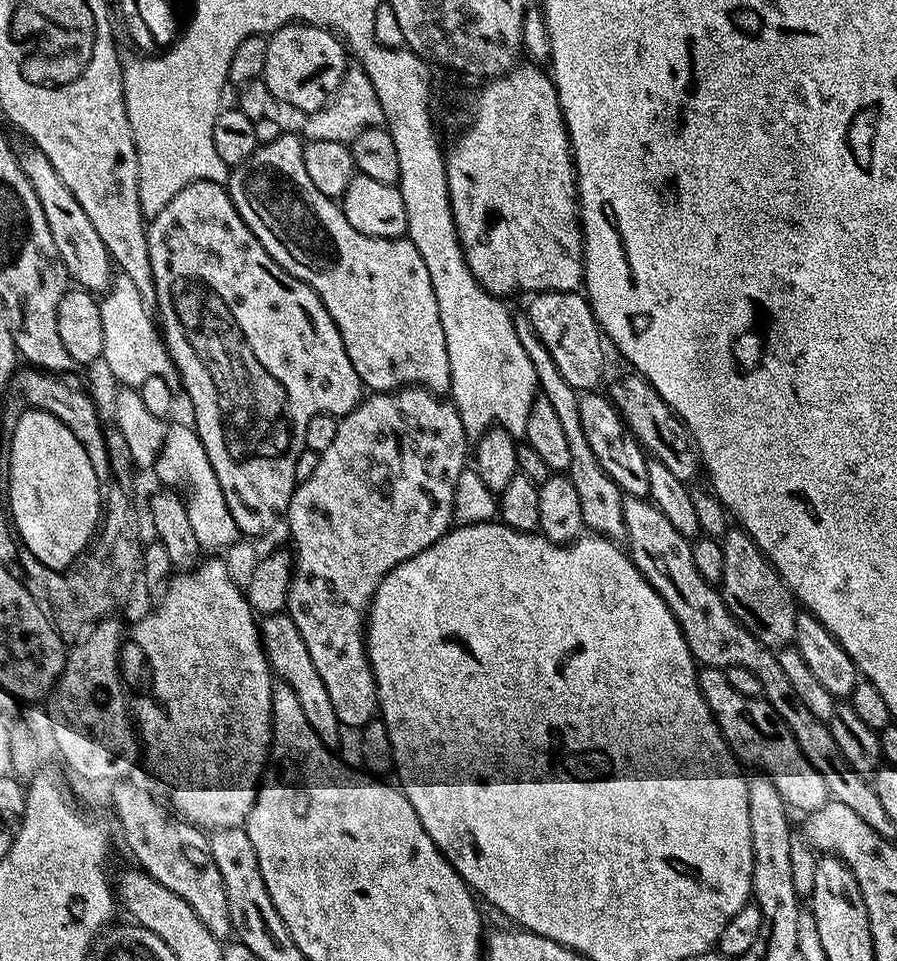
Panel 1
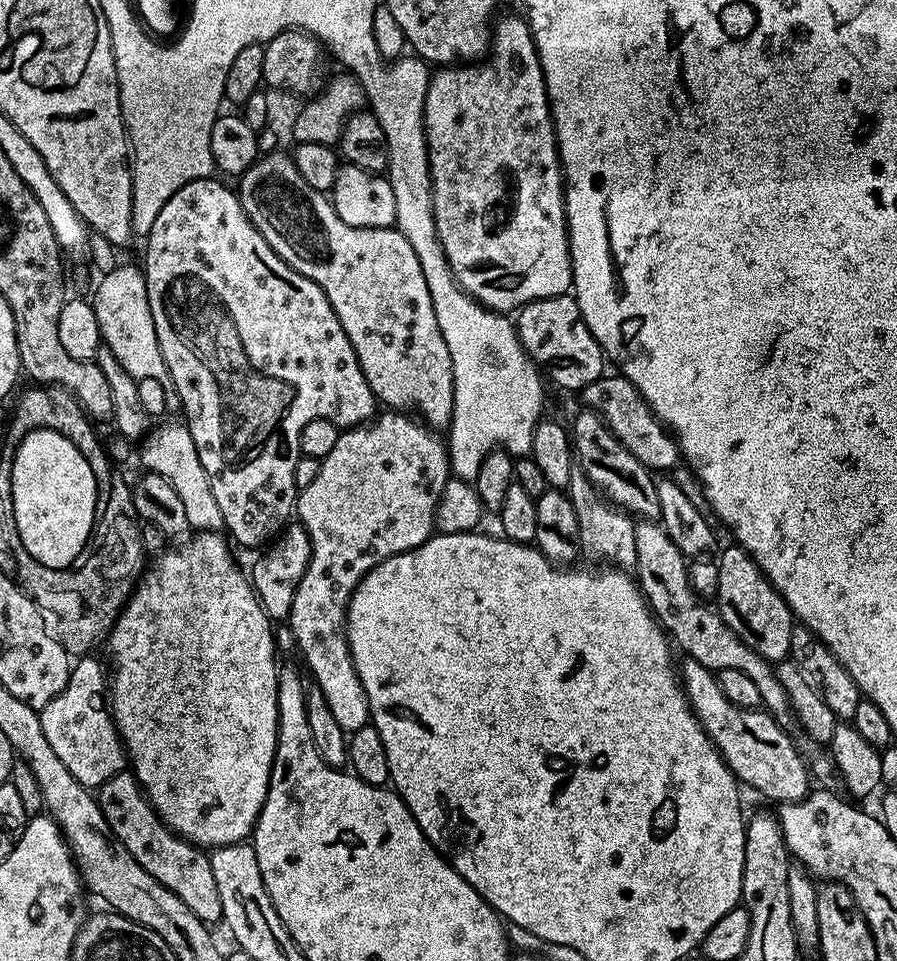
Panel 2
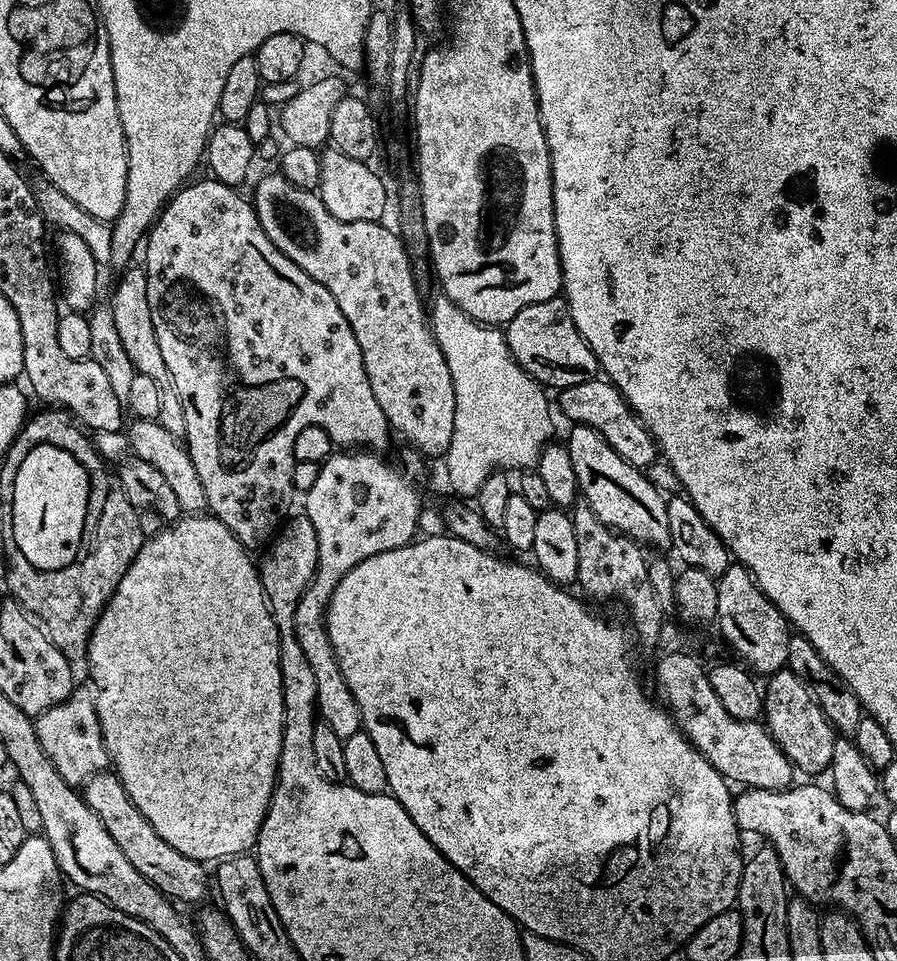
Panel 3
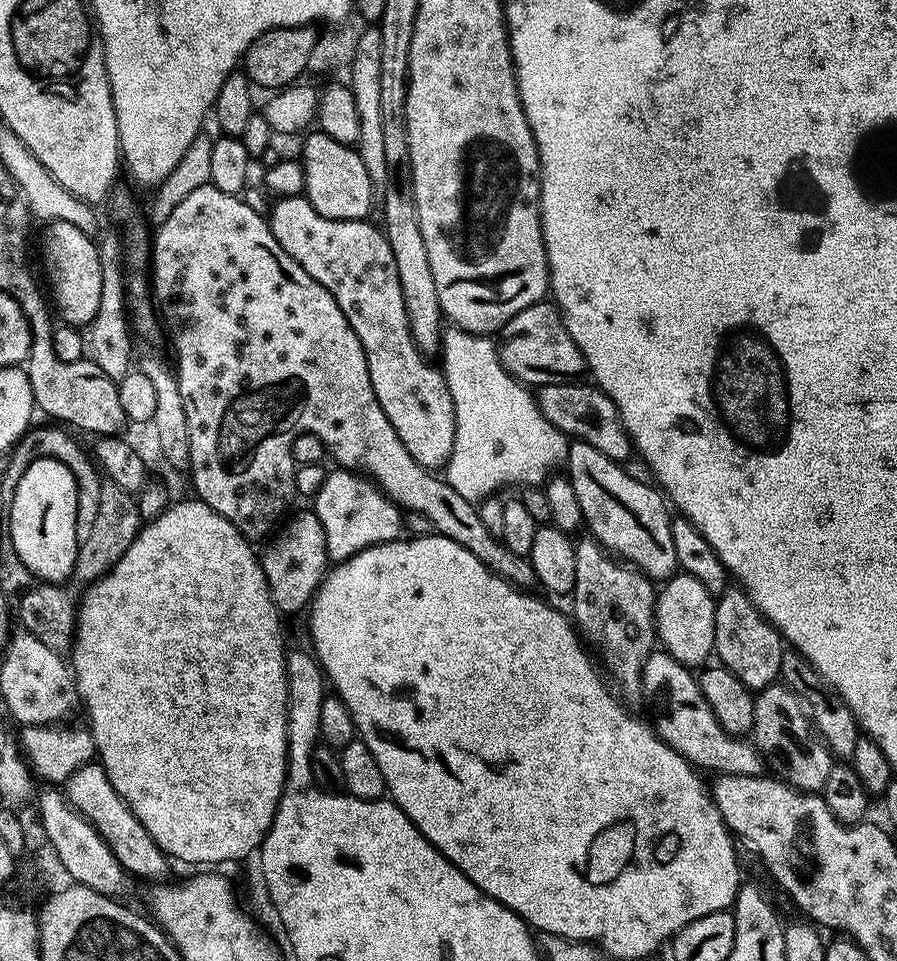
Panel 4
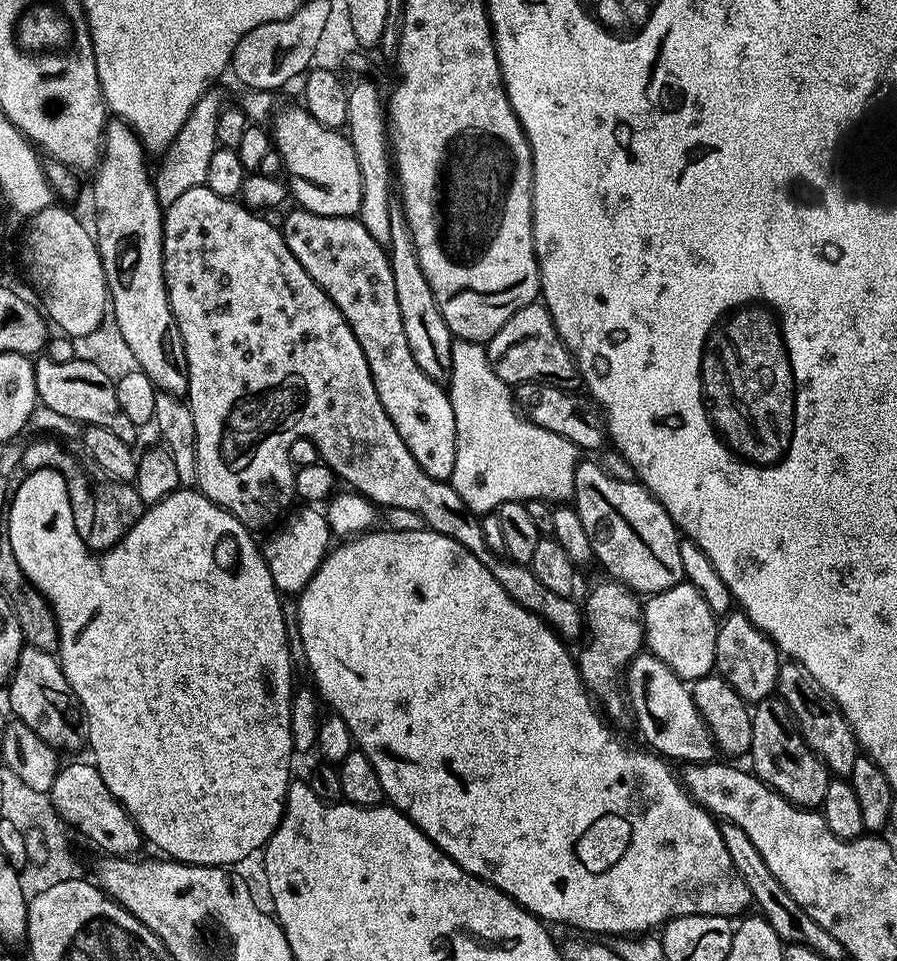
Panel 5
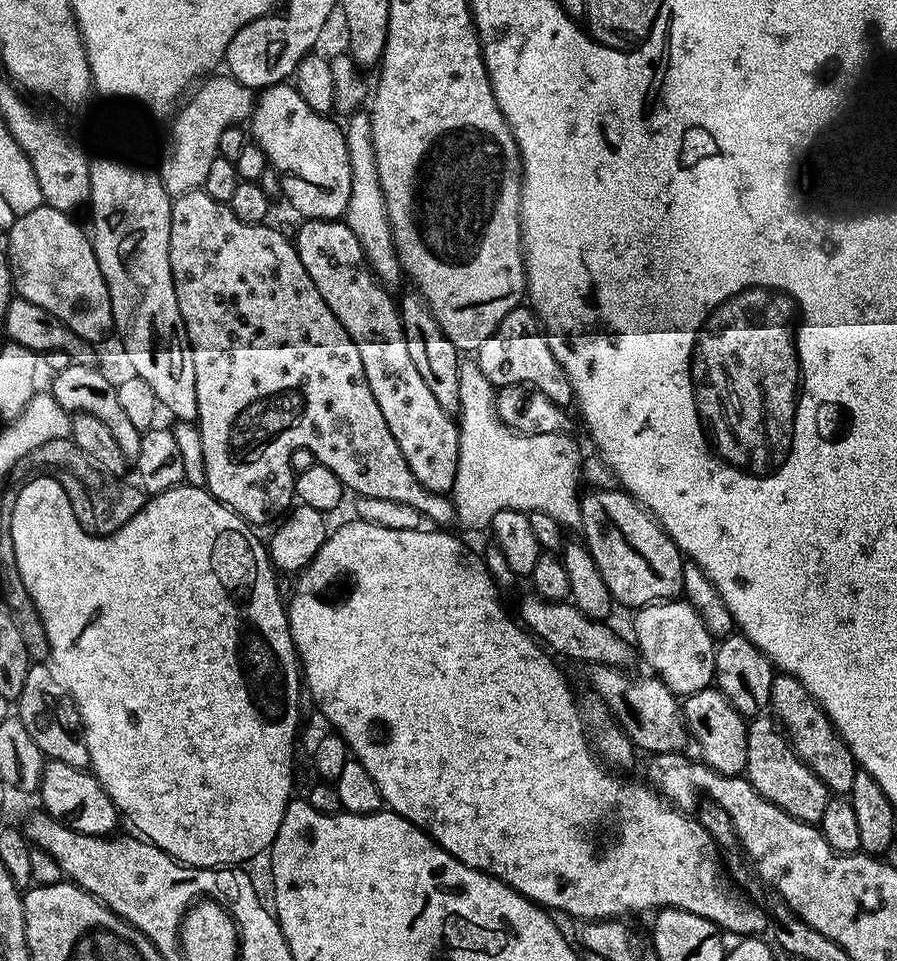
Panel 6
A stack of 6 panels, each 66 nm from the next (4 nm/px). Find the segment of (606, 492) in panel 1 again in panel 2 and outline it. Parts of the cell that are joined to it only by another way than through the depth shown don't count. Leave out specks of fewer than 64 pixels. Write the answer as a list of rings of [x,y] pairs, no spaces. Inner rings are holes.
[[[573,471],[566,489],[574,514],[578,517],[578,538],[581,553],[592,560],[601,560],[604,566],[615,566],[621,570],[632,570],[636,566],[634,530],[637,521],[618,504],[613,504],[604,493],[597,490],[585,472]]]

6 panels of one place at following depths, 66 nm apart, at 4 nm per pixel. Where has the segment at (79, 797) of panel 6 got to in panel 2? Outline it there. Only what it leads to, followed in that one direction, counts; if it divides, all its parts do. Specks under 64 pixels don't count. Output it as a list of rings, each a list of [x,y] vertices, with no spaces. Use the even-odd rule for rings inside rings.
[[[131,771],[119,772],[98,789],[100,809],[106,818],[116,844],[126,846],[128,853],[166,890],[178,894],[199,920],[209,926],[222,920],[222,898],[218,898],[218,885],[214,882],[214,870],[210,870],[211,855],[203,848],[189,844],[167,828],[159,814],[152,809],[144,789],[136,782]]]

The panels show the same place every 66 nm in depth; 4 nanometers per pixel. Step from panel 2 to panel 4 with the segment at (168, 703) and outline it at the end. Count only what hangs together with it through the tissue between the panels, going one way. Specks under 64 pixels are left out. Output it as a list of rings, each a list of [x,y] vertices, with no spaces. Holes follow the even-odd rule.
[[[191,498],[192,500],[180,500],[169,503],[160,516],[153,520],[147,521],[141,527],[140,532],[134,538],[134,542],[126,550],[126,554],[122,554],[122,558],[112,567],[105,576],[101,576],[99,580],[91,585],[92,588],[83,597],[78,600],[78,611],[76,614],[76,631],[72,637],[72,650],[70,653],[70,667],[73,676],[76,677],[76,690],[80,693],[83,707],[88,707],[88,716],[92,719],[90,723],[90,731],[94,742],[96,743],[96,756],[98,762],[106,770],[106,774],[110,778],[110,786],[114,786],[114,790],[118,790],[118,794],[126,802],[126,806],[130,806],[132,813],[138,818],[138,822],[142,822],[142,826],[146,826],[146,830],[150,834],[150,838],[154,838],[154,842],[165,856],[173,861],[181,860],[184,864],[200,864],[196,866],[220,866],[216,864],[224,864],[227,860],[244,860],[248,855],[255,853],[260,845],[264,842],[264,835],[270,830],[272,819],[276,813],[276,807],[280,801],[280,795],[284,789],[284,779],[288,773],[288,735],[286,734],[286,722],[288,721],[288,683],[286,682],[286,666],[284,658],[286,655],[286,647],[284,648],[284,636],[280,633],[281,613],[276,610],[276,603],[270,598],[268,593],[268,583],[264,577],[264,571],[260,565],[257,553],[252,553],[253,545],[247,536],[240,532],[226,518],[222,518],[214,509],[199,498]]]

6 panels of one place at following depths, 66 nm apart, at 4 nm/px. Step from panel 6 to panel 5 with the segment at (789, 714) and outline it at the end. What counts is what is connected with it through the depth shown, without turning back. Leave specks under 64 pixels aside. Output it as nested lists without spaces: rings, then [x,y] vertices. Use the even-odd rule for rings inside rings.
[[[795,662],[781,663],[776,692],[792,712],[810,750],[827,766],[829,773],[836,778],[851,777],[854,758],[861,756],[862,752],[856,743],[854,730],[850,730],[850,722],[846,722],[842,710],[830,698],[830,694],[826,694],[826,690],[822,690],[822,686],[810,678],[808,671]]]

